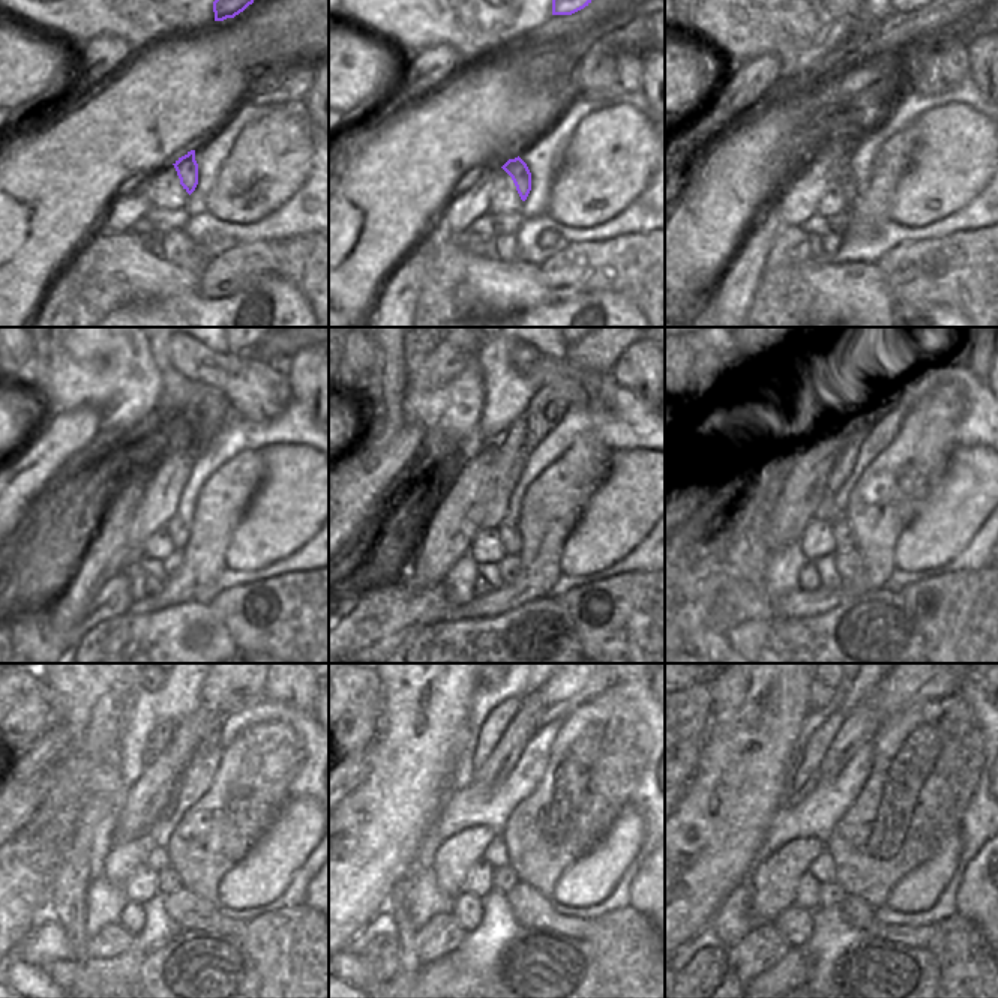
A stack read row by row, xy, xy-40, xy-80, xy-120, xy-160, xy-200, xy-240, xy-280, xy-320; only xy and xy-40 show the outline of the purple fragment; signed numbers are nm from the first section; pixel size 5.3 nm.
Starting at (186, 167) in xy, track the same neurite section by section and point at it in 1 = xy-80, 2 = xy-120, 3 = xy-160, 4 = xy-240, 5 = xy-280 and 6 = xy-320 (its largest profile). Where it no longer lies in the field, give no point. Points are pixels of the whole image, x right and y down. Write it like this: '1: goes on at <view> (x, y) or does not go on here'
1: goes on at xy-80 (848, 188)
2: goes on at xy-120 (179, 533)
3: goes on at xy-160 (508, 532)
4: goes on at xy-240 (170, 881)
5: goes on at xy-280 (503, 878)
6: goes on at xy-320 (830, 895)

